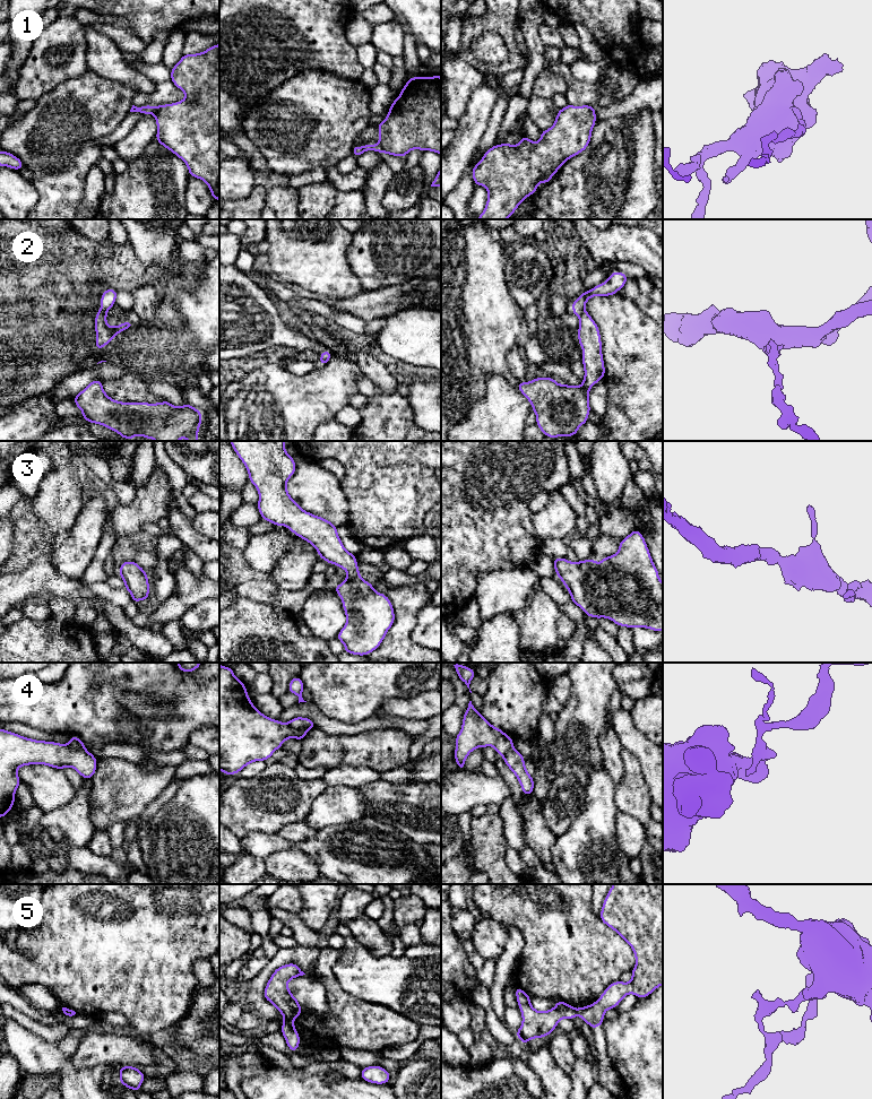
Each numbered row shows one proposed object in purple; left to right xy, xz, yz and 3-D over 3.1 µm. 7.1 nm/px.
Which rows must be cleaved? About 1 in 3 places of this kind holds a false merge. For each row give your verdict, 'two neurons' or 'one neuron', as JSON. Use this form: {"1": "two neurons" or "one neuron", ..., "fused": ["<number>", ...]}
{"1": "two neurons", "2": "two neurons", "3": "one neuron", "4": "two neurons", "5": "two neurons", "fused": ["1", "2", "4", "5"]}

